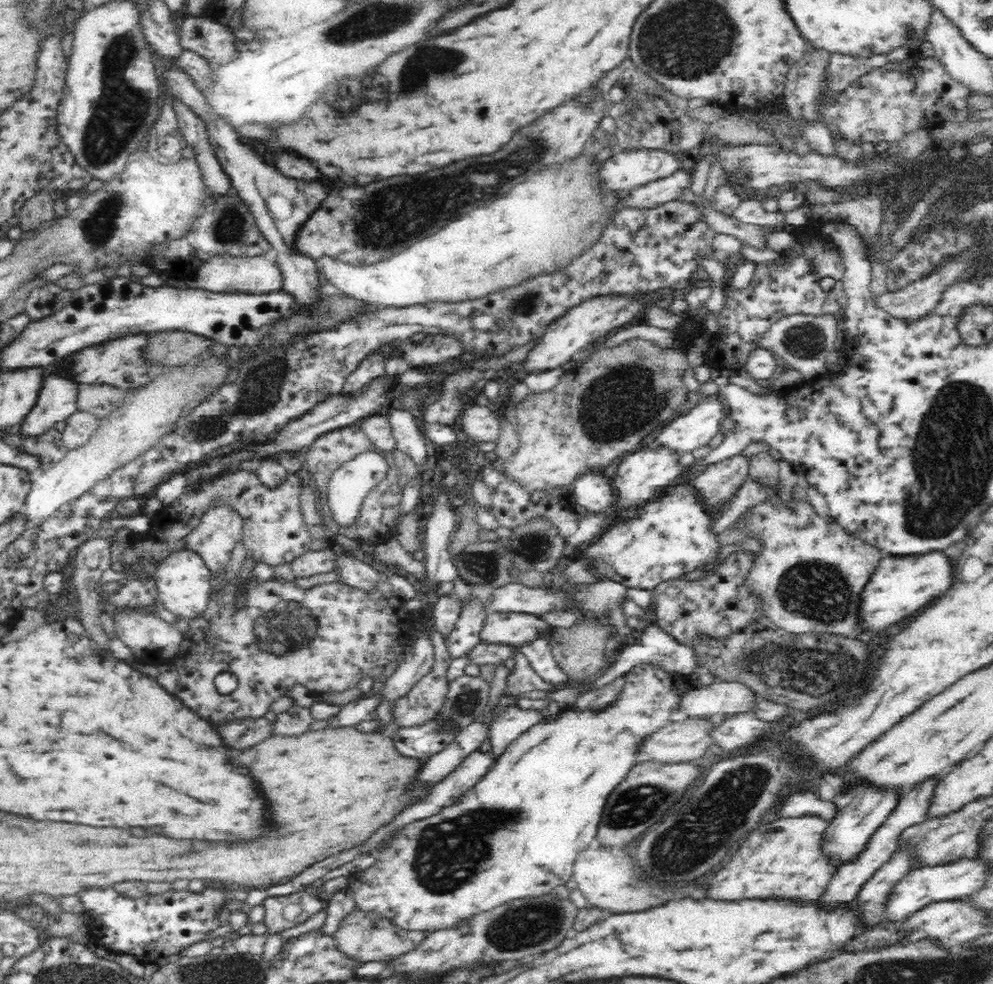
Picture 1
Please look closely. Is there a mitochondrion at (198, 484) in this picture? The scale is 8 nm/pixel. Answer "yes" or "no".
no

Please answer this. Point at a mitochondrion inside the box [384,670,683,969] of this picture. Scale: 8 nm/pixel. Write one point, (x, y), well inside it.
(441, 864)

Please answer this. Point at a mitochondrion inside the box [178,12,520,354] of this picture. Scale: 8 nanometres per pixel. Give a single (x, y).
(428, 62)

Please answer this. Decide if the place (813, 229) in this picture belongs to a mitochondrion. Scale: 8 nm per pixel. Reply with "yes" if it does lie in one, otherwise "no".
no

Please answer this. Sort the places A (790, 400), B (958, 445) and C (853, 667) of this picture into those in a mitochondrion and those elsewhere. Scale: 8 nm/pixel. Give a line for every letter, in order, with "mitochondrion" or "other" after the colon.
A: other
B: mitochondrion
C: mitochondrion

